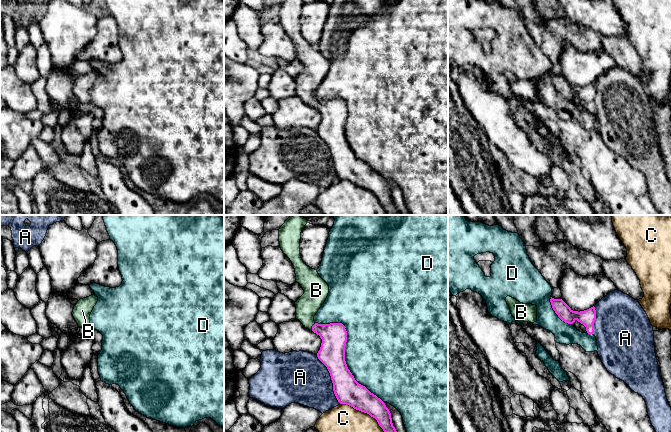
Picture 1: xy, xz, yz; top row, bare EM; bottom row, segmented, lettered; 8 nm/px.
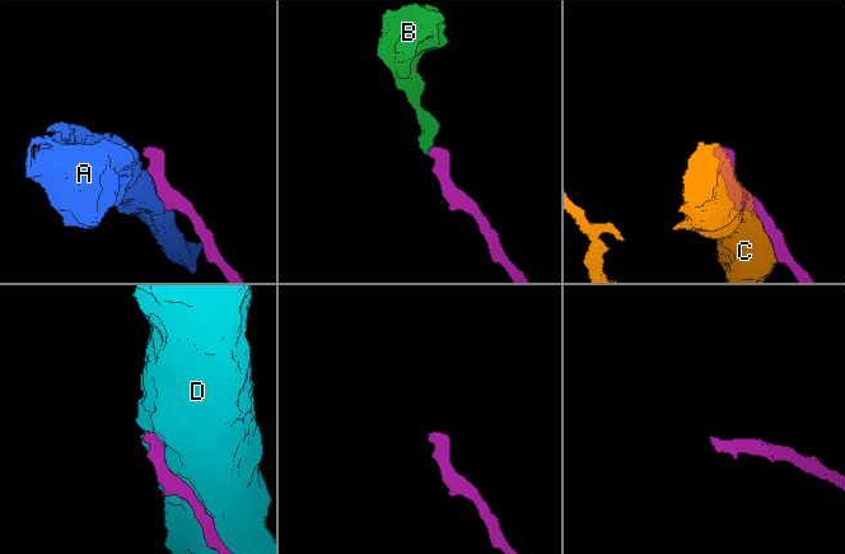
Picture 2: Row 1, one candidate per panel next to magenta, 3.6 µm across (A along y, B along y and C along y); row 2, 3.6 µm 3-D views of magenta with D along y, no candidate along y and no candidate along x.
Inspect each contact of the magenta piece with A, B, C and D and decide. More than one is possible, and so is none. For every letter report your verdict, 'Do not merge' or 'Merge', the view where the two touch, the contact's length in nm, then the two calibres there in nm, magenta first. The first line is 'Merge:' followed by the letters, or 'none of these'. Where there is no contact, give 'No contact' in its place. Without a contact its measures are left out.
Merge: B
A: Do not merge. Touches magenta in xz. Shared border 440 nm. Thickness 220 nm (magenta) against 420 nm
B: Merge. Touches magenta in xz. Shared border 70 nm. Thickness 200 nm (magenta) against 180 nm
C: Do not merge. Touches magenta in xz. Shared border 480 nm. Thickness 220 nm (magenta) against 460 nm
D: Do not merge. Touches magenta in xz. Shared border 850 nm. Thickness 200 nm (magenta) against 500 nm

